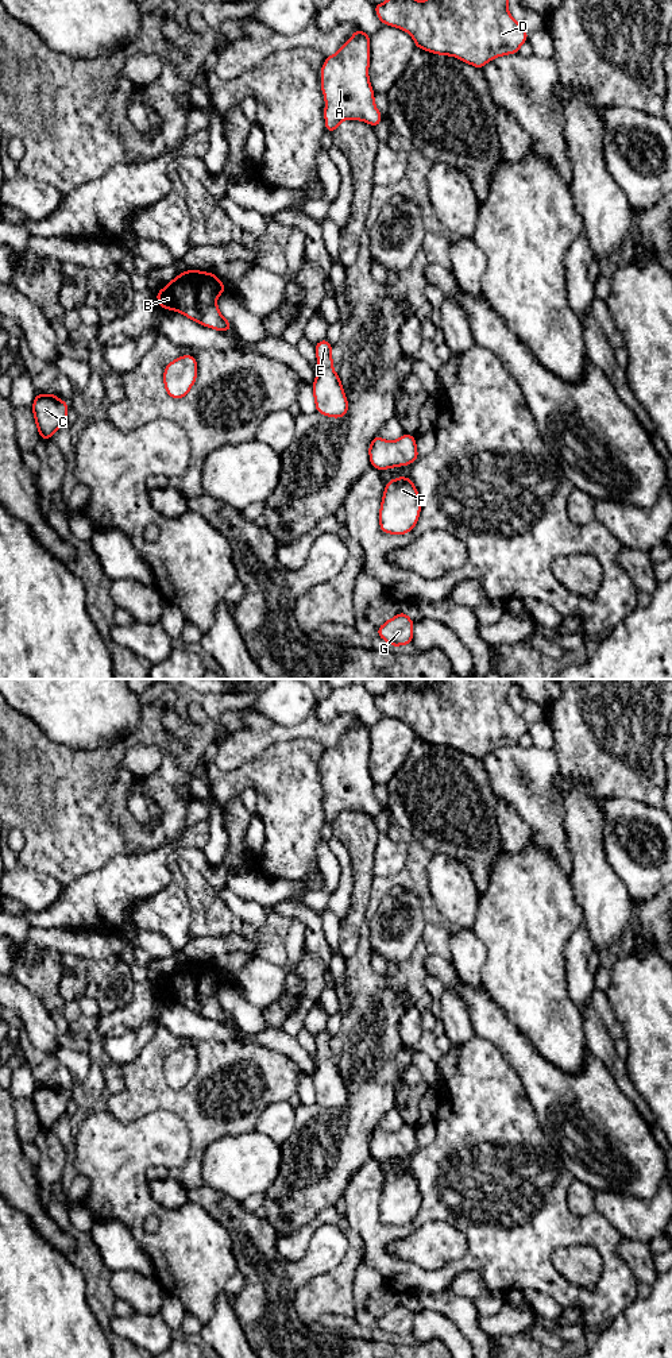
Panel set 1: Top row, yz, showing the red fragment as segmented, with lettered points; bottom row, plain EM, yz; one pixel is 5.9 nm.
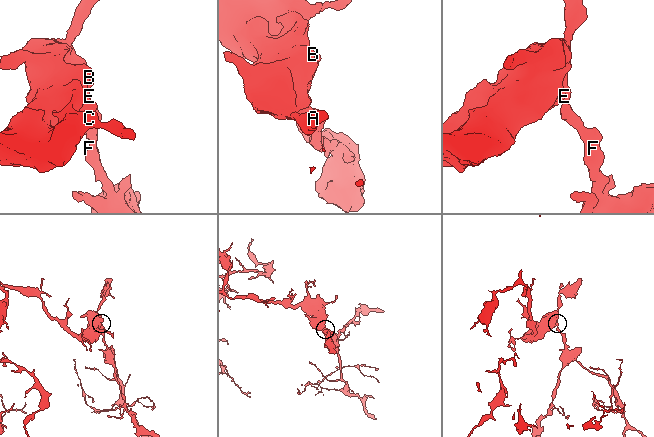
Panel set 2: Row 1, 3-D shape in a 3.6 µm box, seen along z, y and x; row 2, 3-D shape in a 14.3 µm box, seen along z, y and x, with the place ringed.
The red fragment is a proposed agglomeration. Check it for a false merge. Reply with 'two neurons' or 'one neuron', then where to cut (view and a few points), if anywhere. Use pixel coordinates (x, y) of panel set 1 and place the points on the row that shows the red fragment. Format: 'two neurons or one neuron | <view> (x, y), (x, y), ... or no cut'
one neuron | no cut

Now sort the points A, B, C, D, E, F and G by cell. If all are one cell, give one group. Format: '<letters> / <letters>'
A B C D E F G

